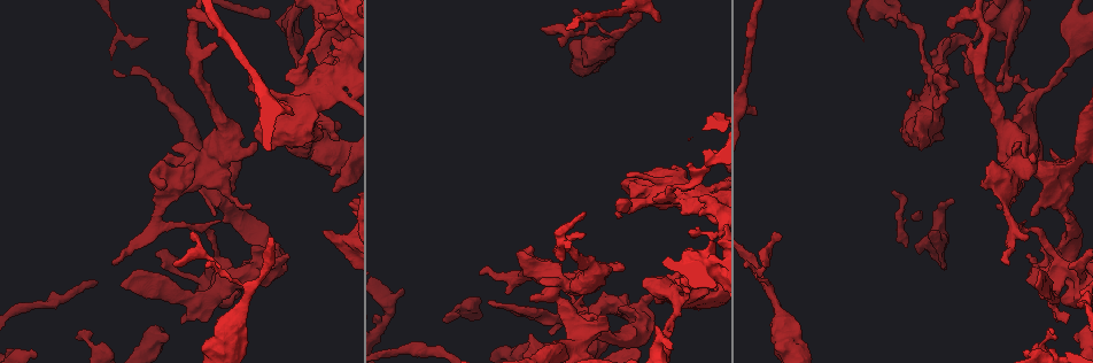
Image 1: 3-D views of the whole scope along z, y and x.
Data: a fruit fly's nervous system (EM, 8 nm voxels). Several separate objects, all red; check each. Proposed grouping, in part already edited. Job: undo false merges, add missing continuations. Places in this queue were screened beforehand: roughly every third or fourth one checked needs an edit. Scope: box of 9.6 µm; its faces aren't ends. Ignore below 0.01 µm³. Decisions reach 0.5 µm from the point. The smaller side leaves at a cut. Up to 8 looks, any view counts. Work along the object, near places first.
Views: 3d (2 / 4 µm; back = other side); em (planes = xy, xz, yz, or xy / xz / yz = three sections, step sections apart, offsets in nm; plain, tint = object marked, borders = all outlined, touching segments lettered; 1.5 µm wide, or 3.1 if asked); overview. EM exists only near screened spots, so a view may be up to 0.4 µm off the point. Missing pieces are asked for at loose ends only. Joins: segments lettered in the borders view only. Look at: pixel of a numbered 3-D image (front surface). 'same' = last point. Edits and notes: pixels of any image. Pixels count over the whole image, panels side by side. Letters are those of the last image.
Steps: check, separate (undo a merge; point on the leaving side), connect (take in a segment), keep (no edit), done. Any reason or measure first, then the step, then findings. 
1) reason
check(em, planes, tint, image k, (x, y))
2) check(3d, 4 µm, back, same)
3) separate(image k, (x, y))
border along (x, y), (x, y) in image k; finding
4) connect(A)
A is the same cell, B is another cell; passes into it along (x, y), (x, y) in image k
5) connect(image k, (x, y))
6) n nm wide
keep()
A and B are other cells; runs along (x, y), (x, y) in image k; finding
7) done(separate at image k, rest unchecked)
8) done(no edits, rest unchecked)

sharp bend
check(3d, 4 µm, image 1, (193, 14))

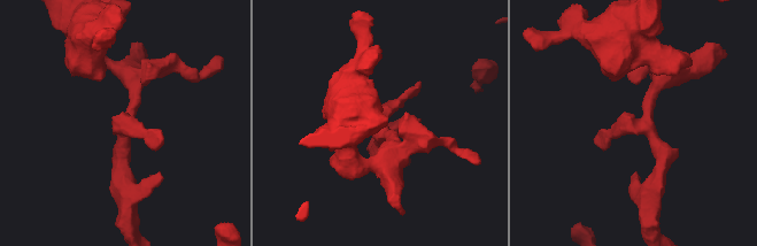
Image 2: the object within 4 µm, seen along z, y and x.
need the tissue
check(em, xz, step 4, tint, image 2, (124, 129))

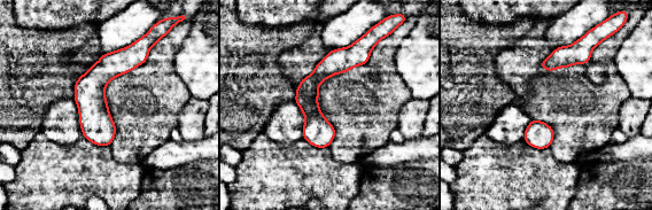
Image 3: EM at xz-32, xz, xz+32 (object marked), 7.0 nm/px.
check(em, xz, step 4, borders, same)

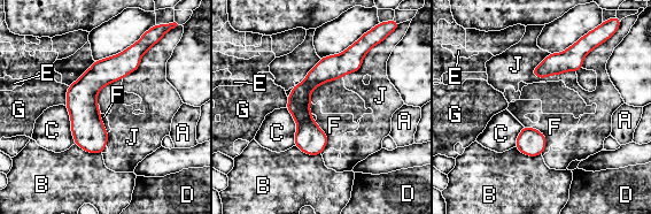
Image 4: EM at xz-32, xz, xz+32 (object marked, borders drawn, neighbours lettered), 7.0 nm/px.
160 nm wide
keep()
A, B, C, D, E, F, G and J are other cells; one neuron here

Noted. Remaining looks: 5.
abrupt turn
check(3d, 4 µm, image 1, (1007, 71))

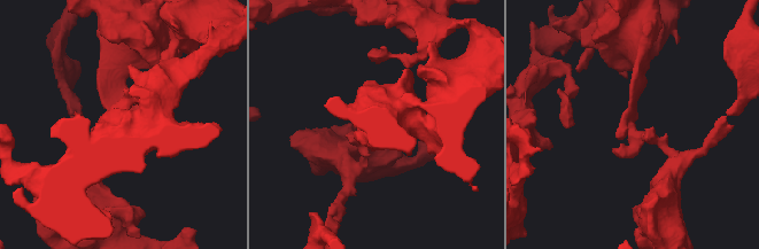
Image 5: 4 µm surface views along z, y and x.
check(em, planes, borders, image 5, (630, 123))

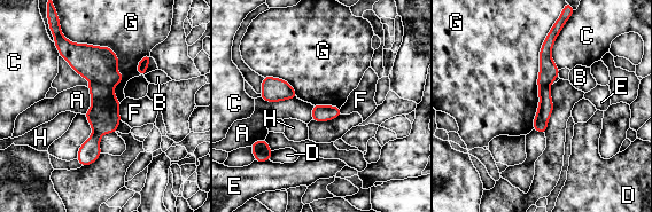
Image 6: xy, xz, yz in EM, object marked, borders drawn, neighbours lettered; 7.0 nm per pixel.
110 nm wide
keep()
A, B, C, D, E, F, G and H are other cells; border along (59, 21), (113, 50), (119, 103) in image 6; all the same neuron

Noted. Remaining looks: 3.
check(em, yz, step 4, borders, image 1, (930, 233))

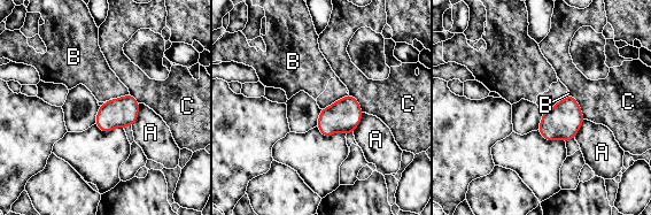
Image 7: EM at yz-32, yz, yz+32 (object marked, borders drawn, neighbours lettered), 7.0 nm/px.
check(em, planes, borders, same)

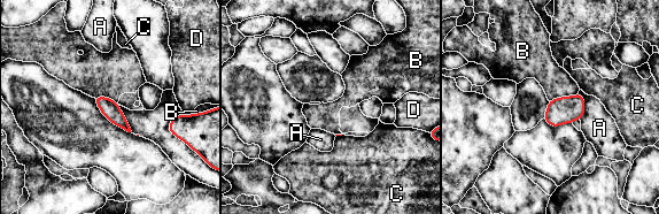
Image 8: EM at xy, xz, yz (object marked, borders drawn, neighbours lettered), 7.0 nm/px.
keep()
A, B, C and D are other cells; border along (578, 92), (549, 101) in image 8; no lettered segment goes on from it

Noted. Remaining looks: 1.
done(no edits, rest unchecked)

